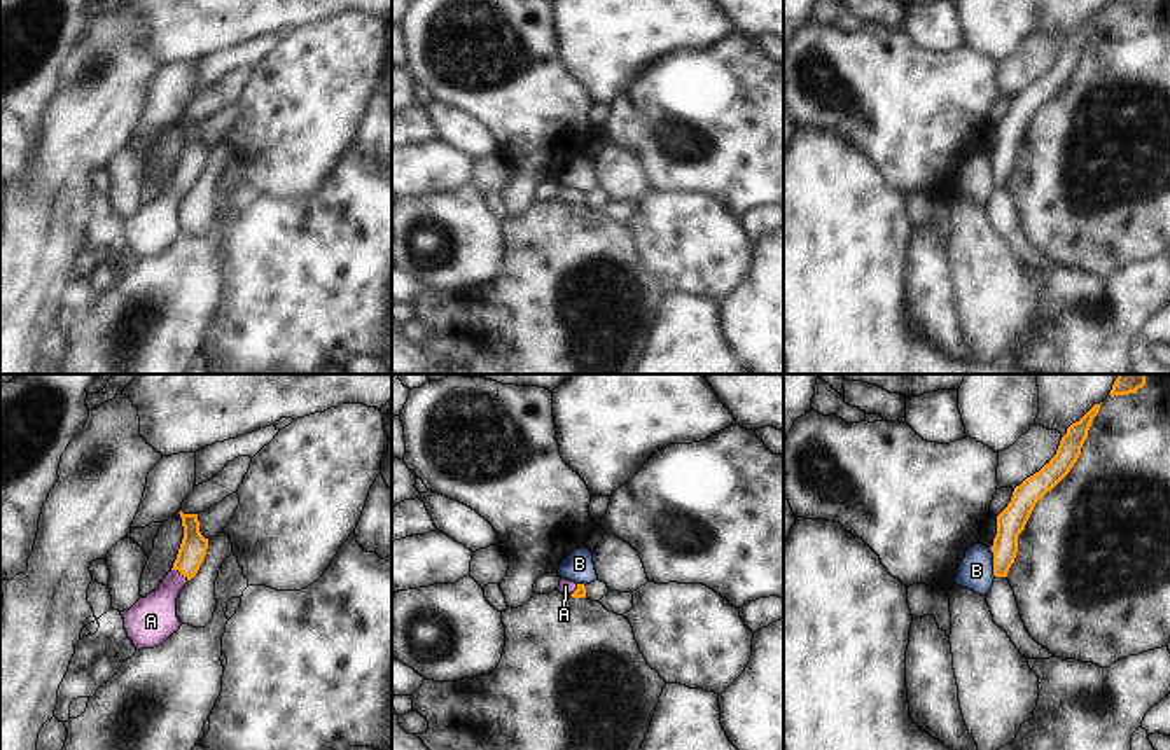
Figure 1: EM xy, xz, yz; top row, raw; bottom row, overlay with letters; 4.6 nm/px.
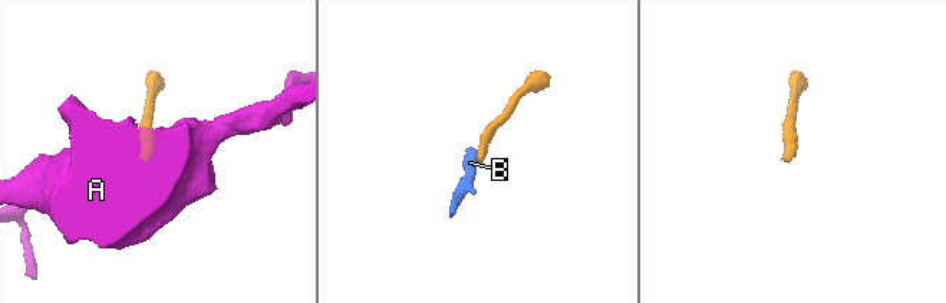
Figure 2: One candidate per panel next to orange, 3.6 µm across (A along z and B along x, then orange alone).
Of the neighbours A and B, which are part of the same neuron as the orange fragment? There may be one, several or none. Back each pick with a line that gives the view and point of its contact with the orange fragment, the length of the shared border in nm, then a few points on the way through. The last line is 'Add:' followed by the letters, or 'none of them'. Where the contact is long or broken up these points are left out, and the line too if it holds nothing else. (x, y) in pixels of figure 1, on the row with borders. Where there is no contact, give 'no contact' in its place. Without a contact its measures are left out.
A: contact xy (181, 574); length 100 nm; way xy (193, 548), (181, 574), (153, 619)
Add: A

